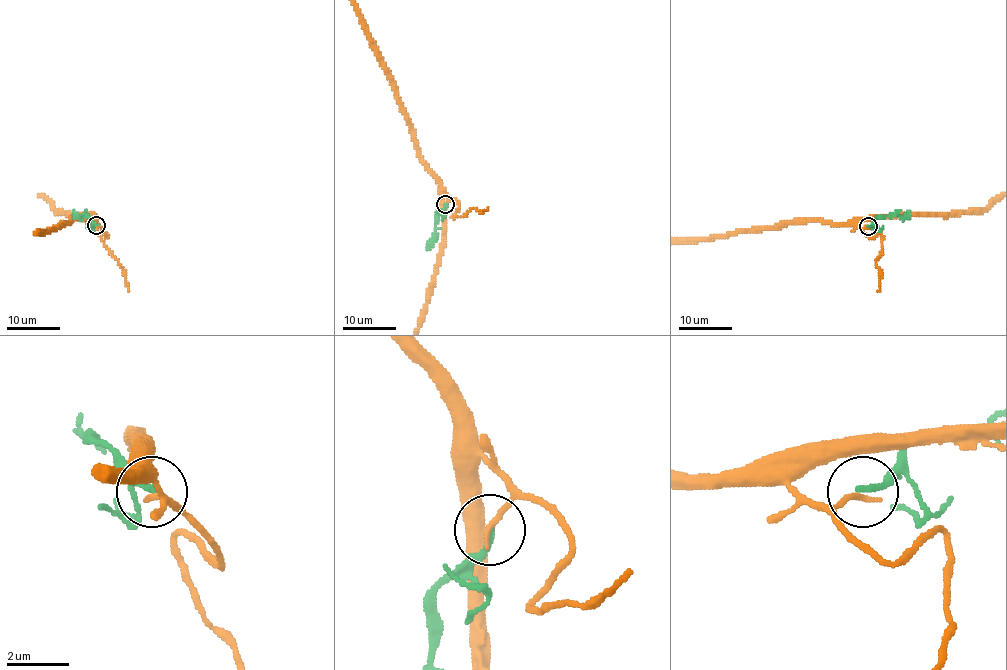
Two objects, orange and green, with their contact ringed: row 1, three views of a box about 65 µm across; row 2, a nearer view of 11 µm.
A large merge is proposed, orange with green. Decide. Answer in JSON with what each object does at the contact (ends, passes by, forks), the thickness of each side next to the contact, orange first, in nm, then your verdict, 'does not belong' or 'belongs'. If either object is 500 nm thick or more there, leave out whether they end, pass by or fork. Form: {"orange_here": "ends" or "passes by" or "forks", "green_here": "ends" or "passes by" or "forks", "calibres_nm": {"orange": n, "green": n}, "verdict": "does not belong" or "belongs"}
{"orange_here": "ends", "green_here": "ends", "calibres_nm": {"orange": 170, "green": 200}, "verdict": "does not belong"}

